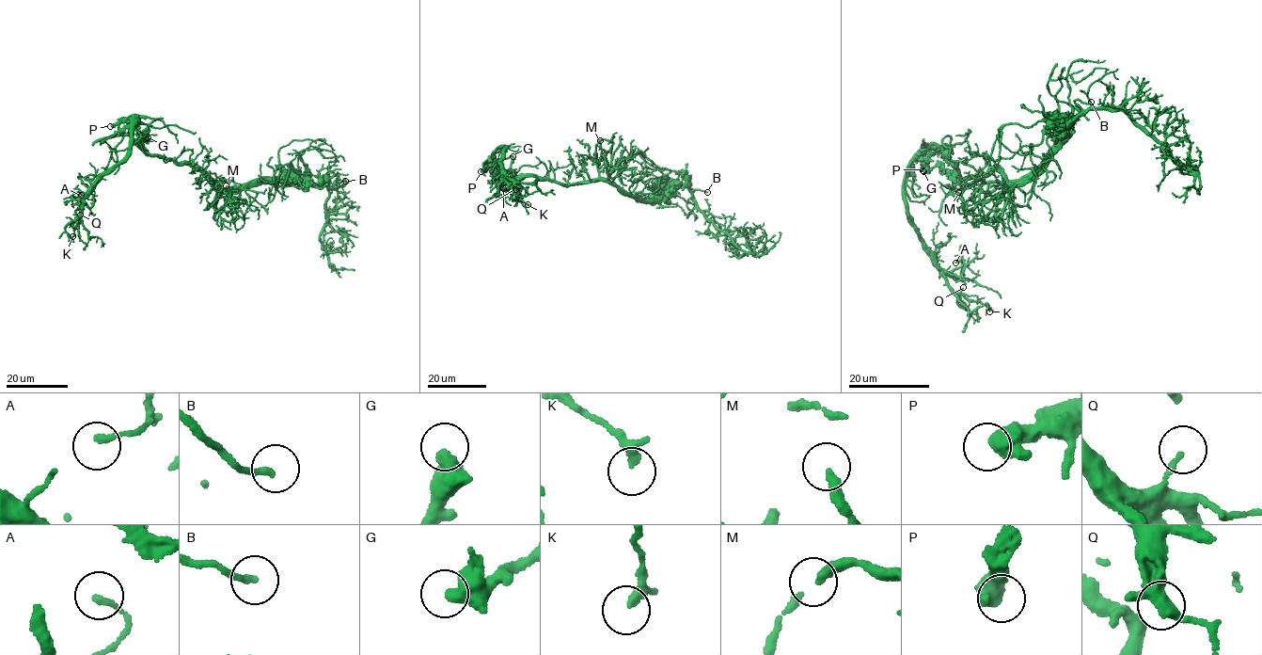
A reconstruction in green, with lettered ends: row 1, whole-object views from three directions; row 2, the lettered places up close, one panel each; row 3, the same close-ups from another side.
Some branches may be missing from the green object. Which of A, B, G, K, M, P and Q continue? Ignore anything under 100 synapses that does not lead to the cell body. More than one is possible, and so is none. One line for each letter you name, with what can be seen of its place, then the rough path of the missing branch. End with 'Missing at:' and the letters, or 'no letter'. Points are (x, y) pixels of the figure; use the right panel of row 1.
Missing at: no letter

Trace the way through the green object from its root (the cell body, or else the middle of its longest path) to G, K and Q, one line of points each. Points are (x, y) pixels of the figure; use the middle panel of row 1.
G: (585, 183), (567, 184), (528, 175), (515, 177), (511, 167), (512, 156)
K: (585, 183), (529, 176), (504, 183), (494, 174), (492, 157), (505, 145), (500, 164), (516, 197), (528, 204)
Q: (585, 183), (567, 184), (529, 176), (504, 183), (494, 174), (492, 157), (505, 145), (499, 161), (515, 189)

